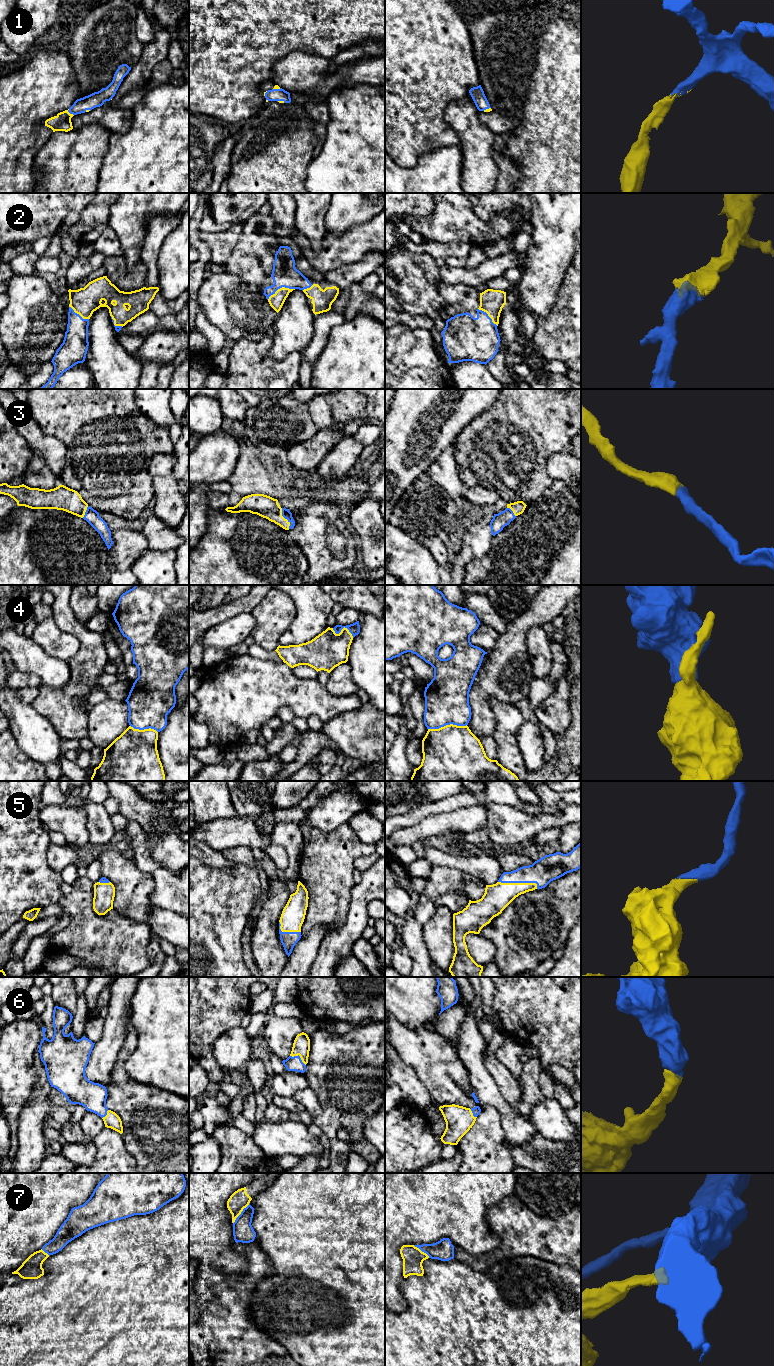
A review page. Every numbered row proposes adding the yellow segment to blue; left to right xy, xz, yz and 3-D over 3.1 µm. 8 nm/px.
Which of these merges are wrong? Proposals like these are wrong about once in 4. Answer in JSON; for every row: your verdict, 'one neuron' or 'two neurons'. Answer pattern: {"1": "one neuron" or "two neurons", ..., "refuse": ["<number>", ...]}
{"1": "one neuron", "2": "one neuron", "3": "one neuron", "4": "two neurons", "5": "one neuron", "6": "one neuron", "7": "two neurons", "refuse": ["4", "7"]}

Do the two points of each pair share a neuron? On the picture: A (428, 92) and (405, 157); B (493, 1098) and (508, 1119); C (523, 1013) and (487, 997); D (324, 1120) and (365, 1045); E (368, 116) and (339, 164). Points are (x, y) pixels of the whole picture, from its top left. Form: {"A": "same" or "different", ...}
{"A": "same", "B": "same", "C": "different", "D": "same", "E": "same"}

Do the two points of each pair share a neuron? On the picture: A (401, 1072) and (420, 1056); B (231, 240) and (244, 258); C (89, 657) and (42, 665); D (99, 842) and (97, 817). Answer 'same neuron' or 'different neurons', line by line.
A: different neurons
B: different neurons
C: different neurons
D: same neuron

